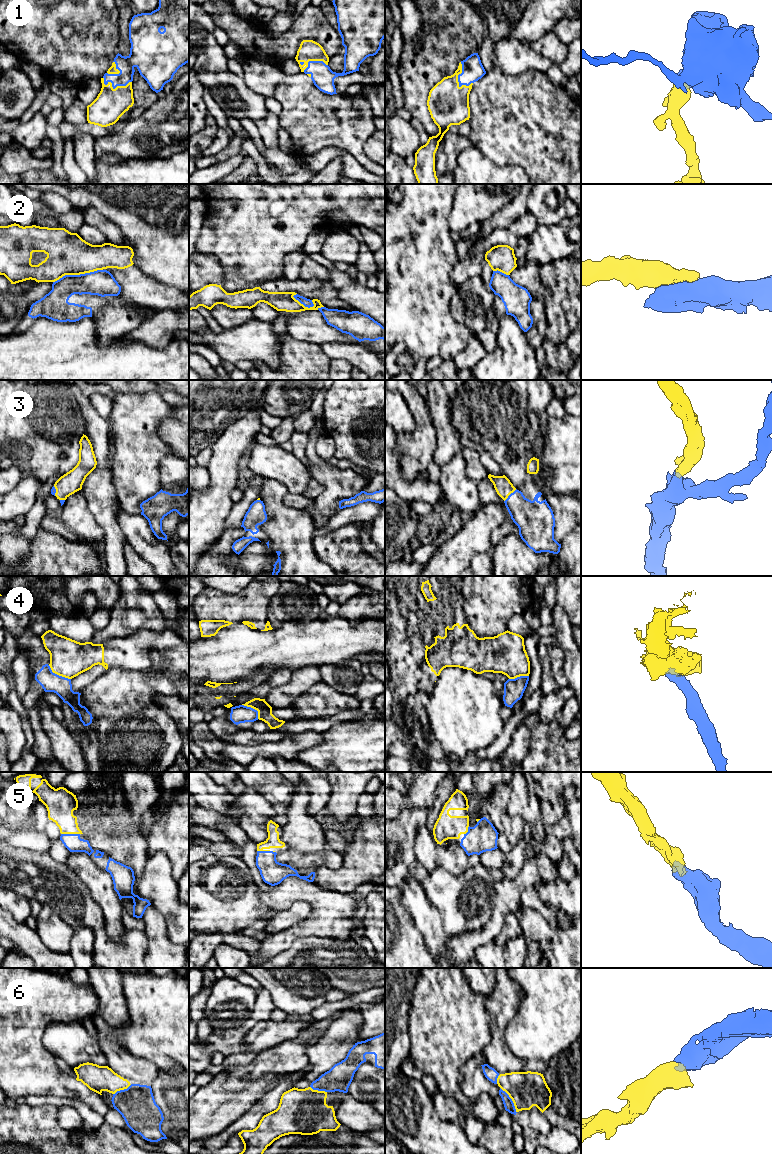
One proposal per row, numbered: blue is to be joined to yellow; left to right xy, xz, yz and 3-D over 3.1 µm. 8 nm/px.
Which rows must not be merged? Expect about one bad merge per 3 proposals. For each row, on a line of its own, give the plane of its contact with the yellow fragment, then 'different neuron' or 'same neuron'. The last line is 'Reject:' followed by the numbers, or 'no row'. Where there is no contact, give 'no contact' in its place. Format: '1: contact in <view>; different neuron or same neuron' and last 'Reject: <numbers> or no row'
1: contact in yz; same neuron
2: contact in xy; different neuron
3: contact in yz; same neuron
4: contact in xy; different neuron
5: contact in xy; same neuron
6: contact in yz; same neuron
Reject: 2, 4

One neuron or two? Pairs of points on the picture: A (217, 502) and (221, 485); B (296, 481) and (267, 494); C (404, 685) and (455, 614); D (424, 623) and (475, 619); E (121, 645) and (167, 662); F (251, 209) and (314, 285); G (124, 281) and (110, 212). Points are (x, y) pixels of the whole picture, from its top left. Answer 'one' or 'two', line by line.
A: one
B: two
C: one
D: two
E: one
F: two
G: two

